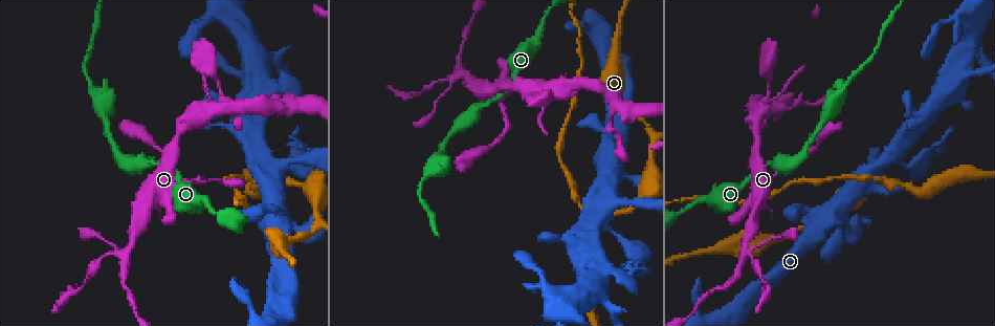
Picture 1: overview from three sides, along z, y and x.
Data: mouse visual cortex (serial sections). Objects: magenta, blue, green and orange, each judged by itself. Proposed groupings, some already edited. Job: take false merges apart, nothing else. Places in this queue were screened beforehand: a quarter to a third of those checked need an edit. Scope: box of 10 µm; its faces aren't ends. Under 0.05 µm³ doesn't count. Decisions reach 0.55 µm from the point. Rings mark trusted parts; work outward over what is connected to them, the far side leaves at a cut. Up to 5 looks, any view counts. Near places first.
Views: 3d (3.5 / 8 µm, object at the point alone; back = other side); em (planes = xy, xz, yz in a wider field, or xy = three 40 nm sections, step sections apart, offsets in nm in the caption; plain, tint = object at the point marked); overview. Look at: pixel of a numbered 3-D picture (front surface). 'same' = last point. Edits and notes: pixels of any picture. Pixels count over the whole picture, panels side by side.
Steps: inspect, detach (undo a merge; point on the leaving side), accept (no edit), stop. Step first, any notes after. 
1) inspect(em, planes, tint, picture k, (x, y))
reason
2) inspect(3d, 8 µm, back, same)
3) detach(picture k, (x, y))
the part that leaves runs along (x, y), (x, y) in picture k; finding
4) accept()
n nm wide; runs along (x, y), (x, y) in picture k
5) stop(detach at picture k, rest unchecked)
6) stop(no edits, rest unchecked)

inspect(3d, 3.5 µm, picture 1, (308, 185))
thick turns thin

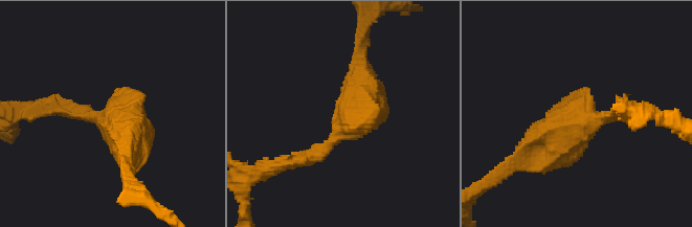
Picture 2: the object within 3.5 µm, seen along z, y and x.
inspect(em, xy, step 3, tint, picture 2, (341, 134))
now the EM

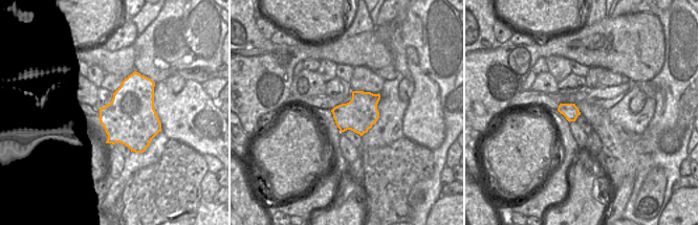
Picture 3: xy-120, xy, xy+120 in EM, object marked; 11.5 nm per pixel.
inspect(em, xy, step 5, tint, same)

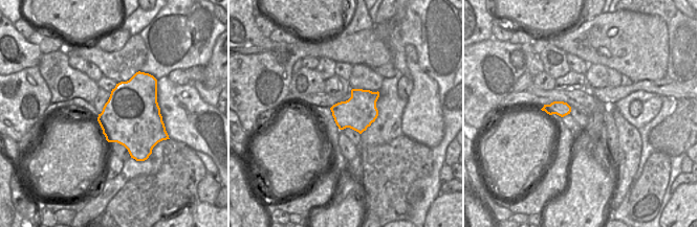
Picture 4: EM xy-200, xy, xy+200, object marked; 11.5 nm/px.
accept()
arms of 200, 500 nm; continuous, no second cell

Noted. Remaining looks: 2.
inspect(3d, 3.5 µm, picture 1, (429, 175))
calibre changes

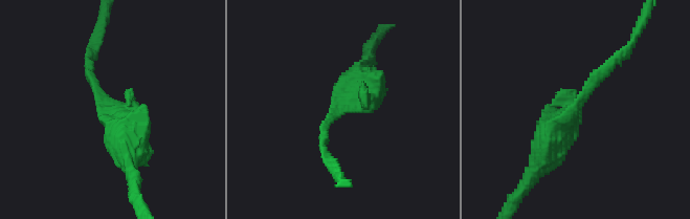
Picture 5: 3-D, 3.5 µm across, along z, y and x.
inspect(em, xy, step 5, tint, picture 5, (344, 104))
arms of 150, 400 nm

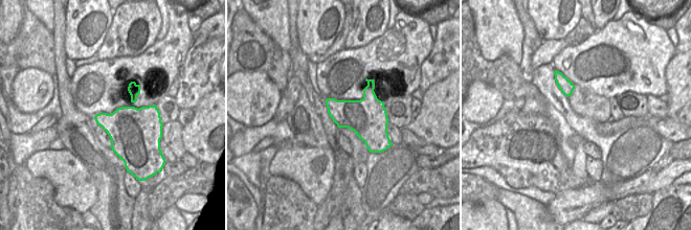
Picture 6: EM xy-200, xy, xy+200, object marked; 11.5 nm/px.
accept()
420 nm wide; runs along (540, 162), (591, 82), (618, 57) in picture 5; continuous, no second cell

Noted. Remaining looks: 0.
stop(no edits, rest unchecked)

